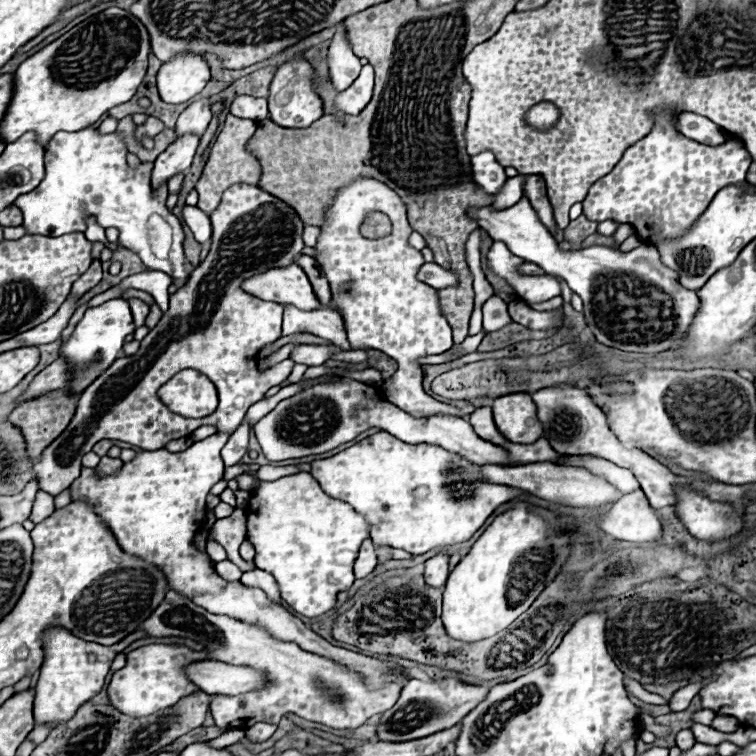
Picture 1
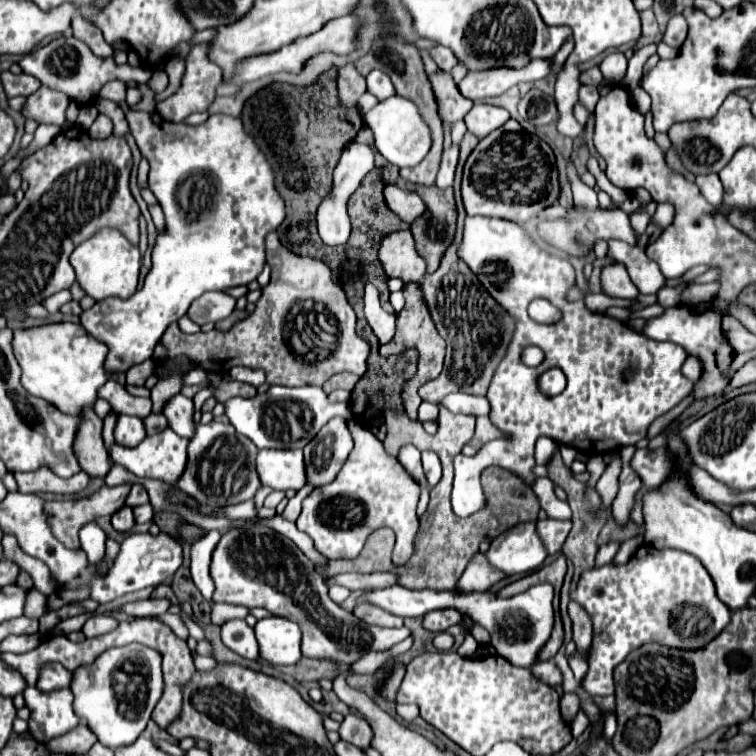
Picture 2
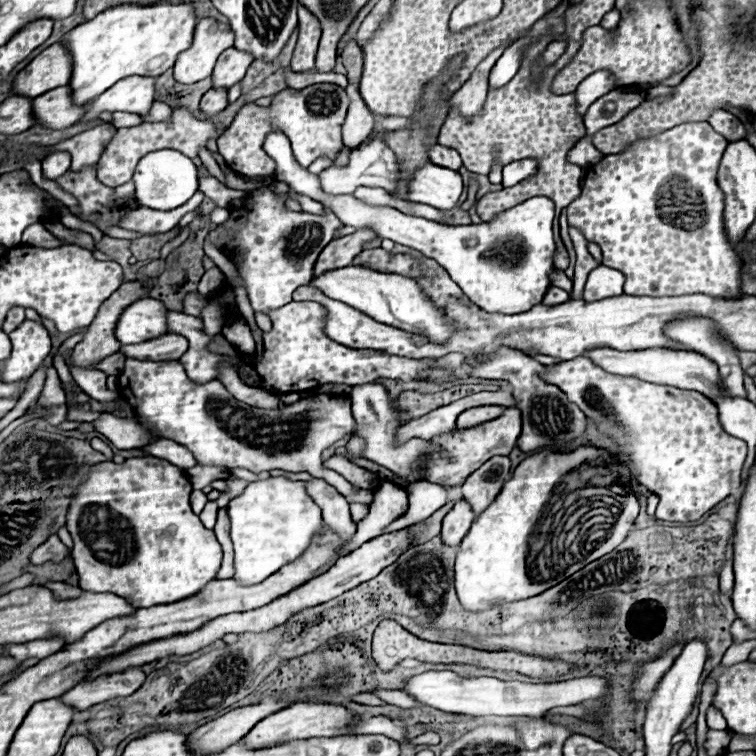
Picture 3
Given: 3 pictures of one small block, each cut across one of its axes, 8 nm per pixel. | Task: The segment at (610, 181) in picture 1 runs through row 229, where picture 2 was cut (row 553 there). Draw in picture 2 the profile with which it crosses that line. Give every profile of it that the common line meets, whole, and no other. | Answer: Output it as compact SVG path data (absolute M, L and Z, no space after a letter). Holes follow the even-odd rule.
M642 544L626 564L604 564L604 566L594 566L590 570L584 570L578 580L576 590L570 592L570 598L588 612L594 626L588 672L582 680L582 688L590 696L612 696L614 694L614 668L632 650L640 648L642 644L656 642L656 644L664 644L672 648L696 650L712 642L712 638L716 638L730 622L730 610L718 600L714 582L710 574L706 572L706 568L702 566L702 562L688 552L672 550L672 548L658 550L652 544ZM694 606L698 606L698 610L704 610L708 620L694 620Z

